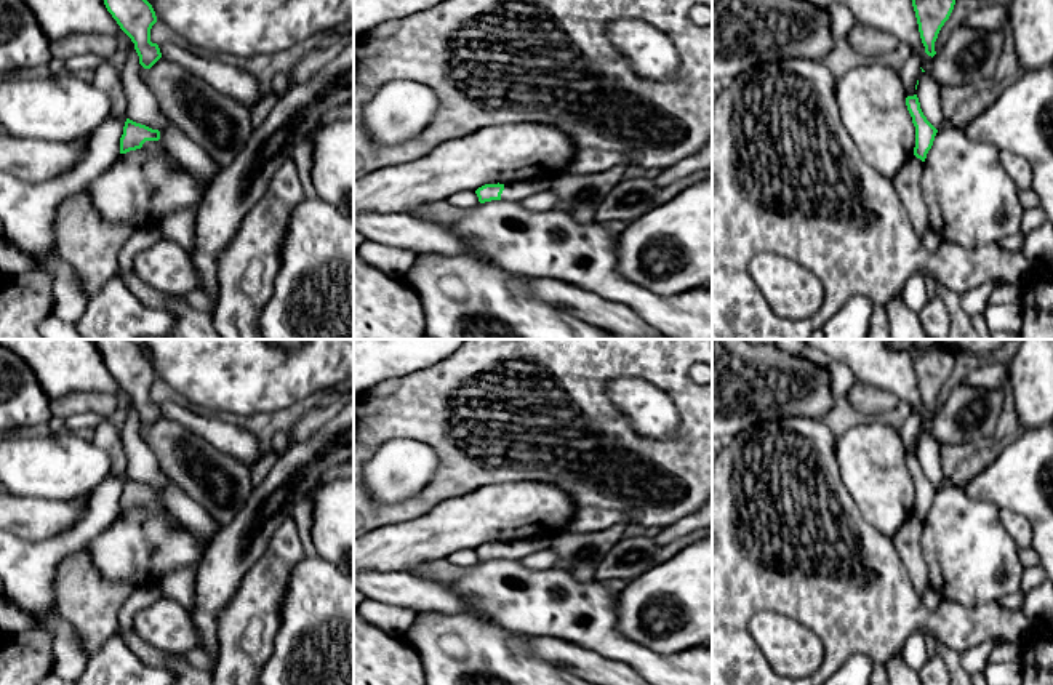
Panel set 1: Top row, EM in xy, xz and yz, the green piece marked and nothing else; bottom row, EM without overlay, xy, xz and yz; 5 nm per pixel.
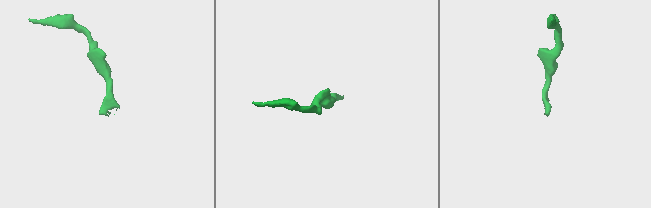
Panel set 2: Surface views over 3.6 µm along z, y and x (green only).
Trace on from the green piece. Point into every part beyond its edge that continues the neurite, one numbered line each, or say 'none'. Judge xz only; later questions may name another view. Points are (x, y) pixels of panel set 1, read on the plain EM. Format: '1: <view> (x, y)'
1: xz (517, 549)

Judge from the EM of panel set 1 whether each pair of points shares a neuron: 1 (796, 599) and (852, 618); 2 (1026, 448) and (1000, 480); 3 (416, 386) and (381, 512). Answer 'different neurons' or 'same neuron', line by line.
1: same neuron
2: same neuron
3: same neuron

